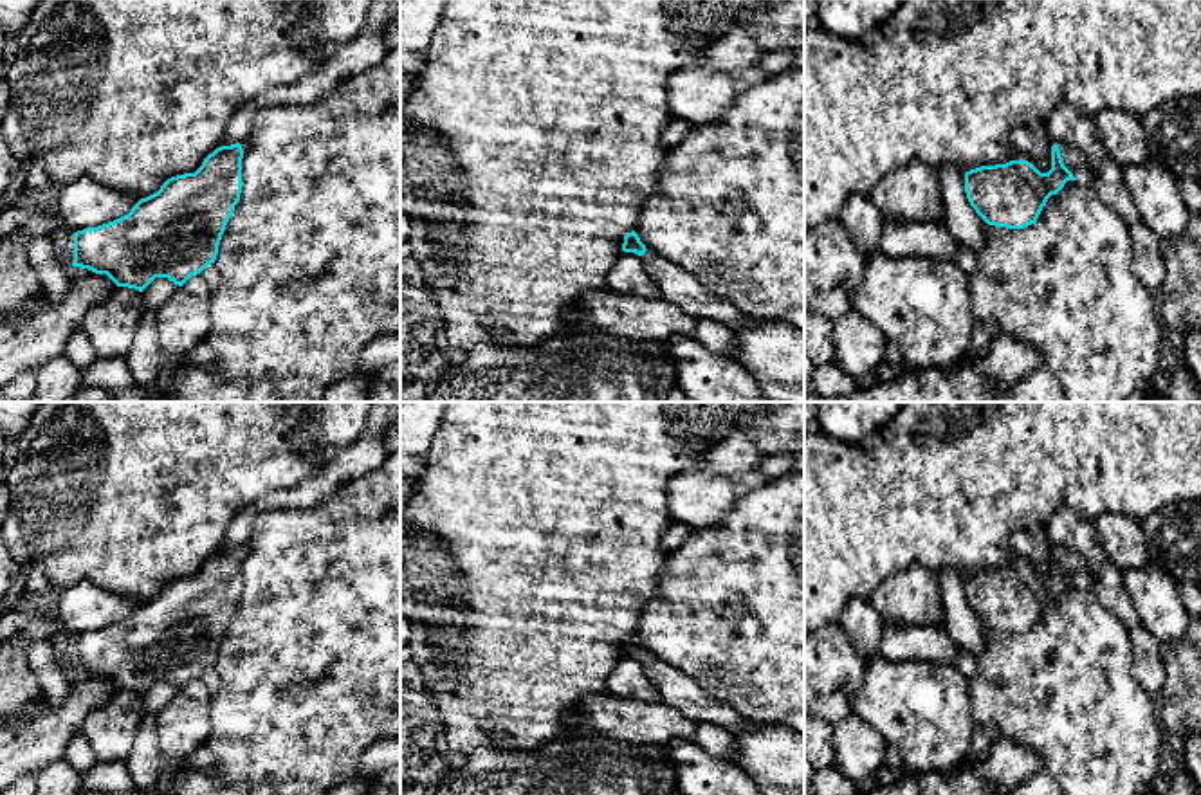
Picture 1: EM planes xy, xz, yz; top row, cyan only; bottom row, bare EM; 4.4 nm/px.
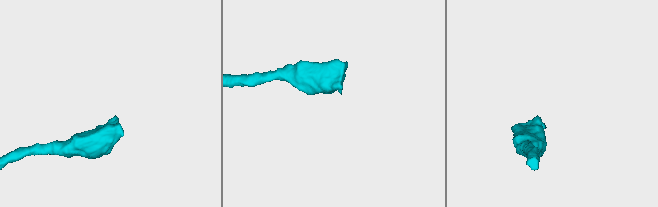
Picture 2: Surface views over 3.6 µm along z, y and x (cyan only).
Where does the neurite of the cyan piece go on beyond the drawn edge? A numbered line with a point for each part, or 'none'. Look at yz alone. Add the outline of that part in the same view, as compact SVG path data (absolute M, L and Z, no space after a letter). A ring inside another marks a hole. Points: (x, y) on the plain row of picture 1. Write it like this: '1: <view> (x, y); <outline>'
1: yz (1073, 563); M1057 546L1064 570L1073 577L1078 586L1093 588L1095 579L1084 557L1069 548Z

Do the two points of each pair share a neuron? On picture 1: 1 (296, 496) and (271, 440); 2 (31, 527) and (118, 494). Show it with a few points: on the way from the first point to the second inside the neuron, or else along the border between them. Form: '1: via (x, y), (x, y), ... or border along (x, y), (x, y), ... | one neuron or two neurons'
1: border along (327, 460), (294, 484), (273, 487), (253, 502) | two neurons
2: via (53, 523), (78, 511), (96, 494) | one neuron

